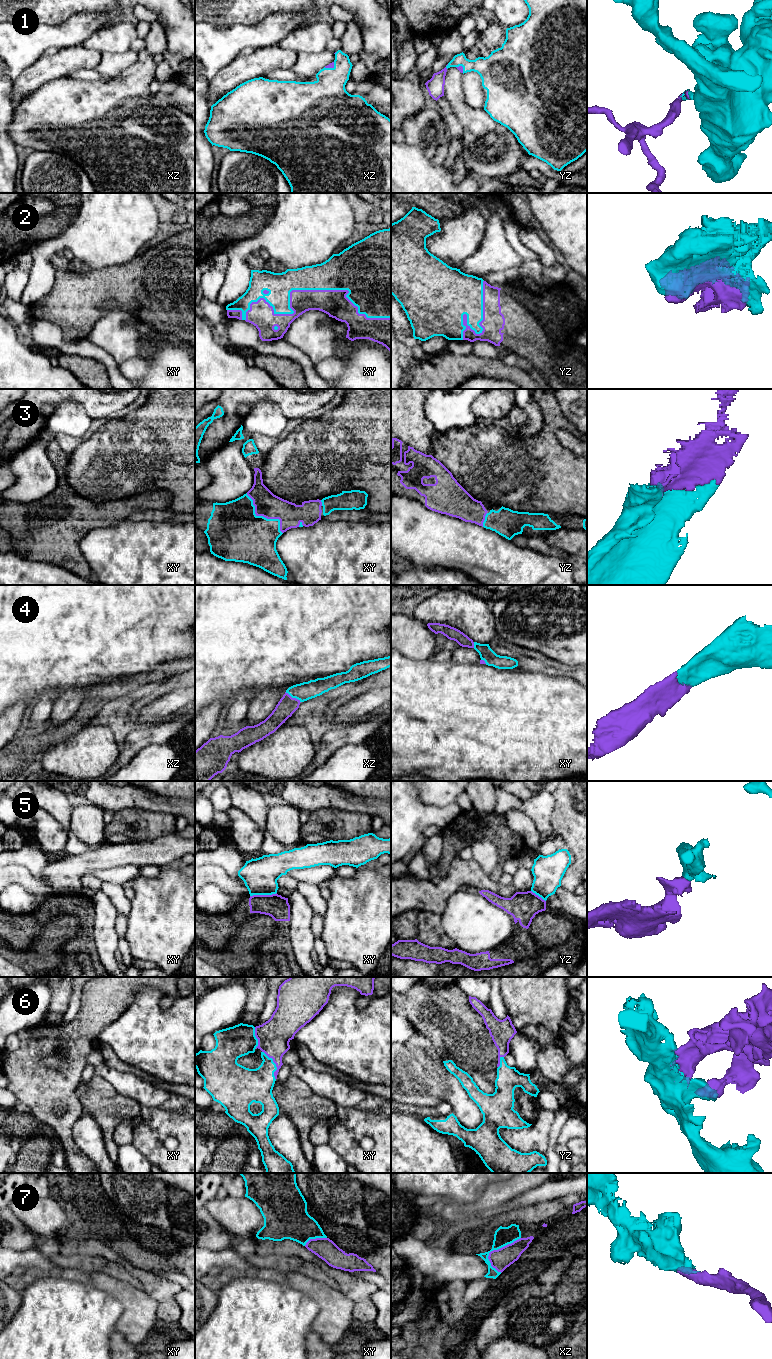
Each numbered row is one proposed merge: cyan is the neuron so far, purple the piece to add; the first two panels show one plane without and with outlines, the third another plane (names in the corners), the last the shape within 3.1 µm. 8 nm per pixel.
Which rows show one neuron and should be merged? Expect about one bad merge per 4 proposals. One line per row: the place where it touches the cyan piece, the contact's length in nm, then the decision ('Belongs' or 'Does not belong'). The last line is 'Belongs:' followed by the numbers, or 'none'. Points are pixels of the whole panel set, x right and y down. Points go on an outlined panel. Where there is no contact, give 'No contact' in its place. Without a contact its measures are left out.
1: Touches cyan at xz (330, 68). Shared border 100 nm. Belongs
2: Touches cyan at xy (309, 289). Shared border 1150 nm. Belongs
3: Touches cyan at xy (264, 517). Shared border 440 nm. Belongs
4: Touches cyan at xz (293, 697). Shared border 150 nm. Belongs
5: Touches cyan at xy (263, 894). Shared border 220 nm. Does not belong
6: Touches cyan at xy (275, 1064). Shared border 260 nm. Belongs
7: Touches cyan at xz (495, 1249). Shared border 340 nm. Belongs
Belongs: 1, 2, 3, 4, 6, 7

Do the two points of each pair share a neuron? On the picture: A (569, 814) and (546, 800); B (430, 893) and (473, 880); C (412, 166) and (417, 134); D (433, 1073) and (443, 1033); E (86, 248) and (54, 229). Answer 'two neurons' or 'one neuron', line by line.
A: two neurons
B: one neuron
C: two neurons
D: two neurons
E: two neurons

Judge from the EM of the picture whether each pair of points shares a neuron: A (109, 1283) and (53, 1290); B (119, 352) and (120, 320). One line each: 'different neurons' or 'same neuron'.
A: different neurons
B: same neuron

